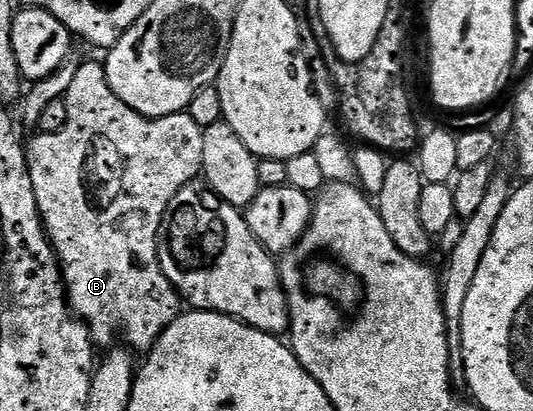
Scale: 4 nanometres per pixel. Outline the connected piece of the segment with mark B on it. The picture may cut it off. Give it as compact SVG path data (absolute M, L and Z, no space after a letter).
M100 61L84 62L79 65L75 74L75 80L71 83L71 88L64 96L67 108L67 124L59 132L38 133L38 138L34 142L30 141L27 146L29 156L29 171L31 172L31 184L35 184L35 196L39 204L41 218L45 222L45 230L49 233L49 238L53 242L53 247L57 252L57 259L61 261L61 274L65 278L65 293L69 299L69 304L73 308L73 313L89 327L90 331L98 339L105 342L112 340L116 334L125 334L125 338L134 351L149 352L156 347L162 334L168 329L169 325L183 313L183 299L181 293L177 291L165 275L161 267L161 256L159 253L159 243L163 238L163 227L167 222L169 205L171 200L185 186L194 181L193 178L202 173L205 165L205 132L202 126L195 124L191 120L188 112L163 116L162 118L148 118L139 112L135 112L111 88L111 84L105 75L105 67Z

